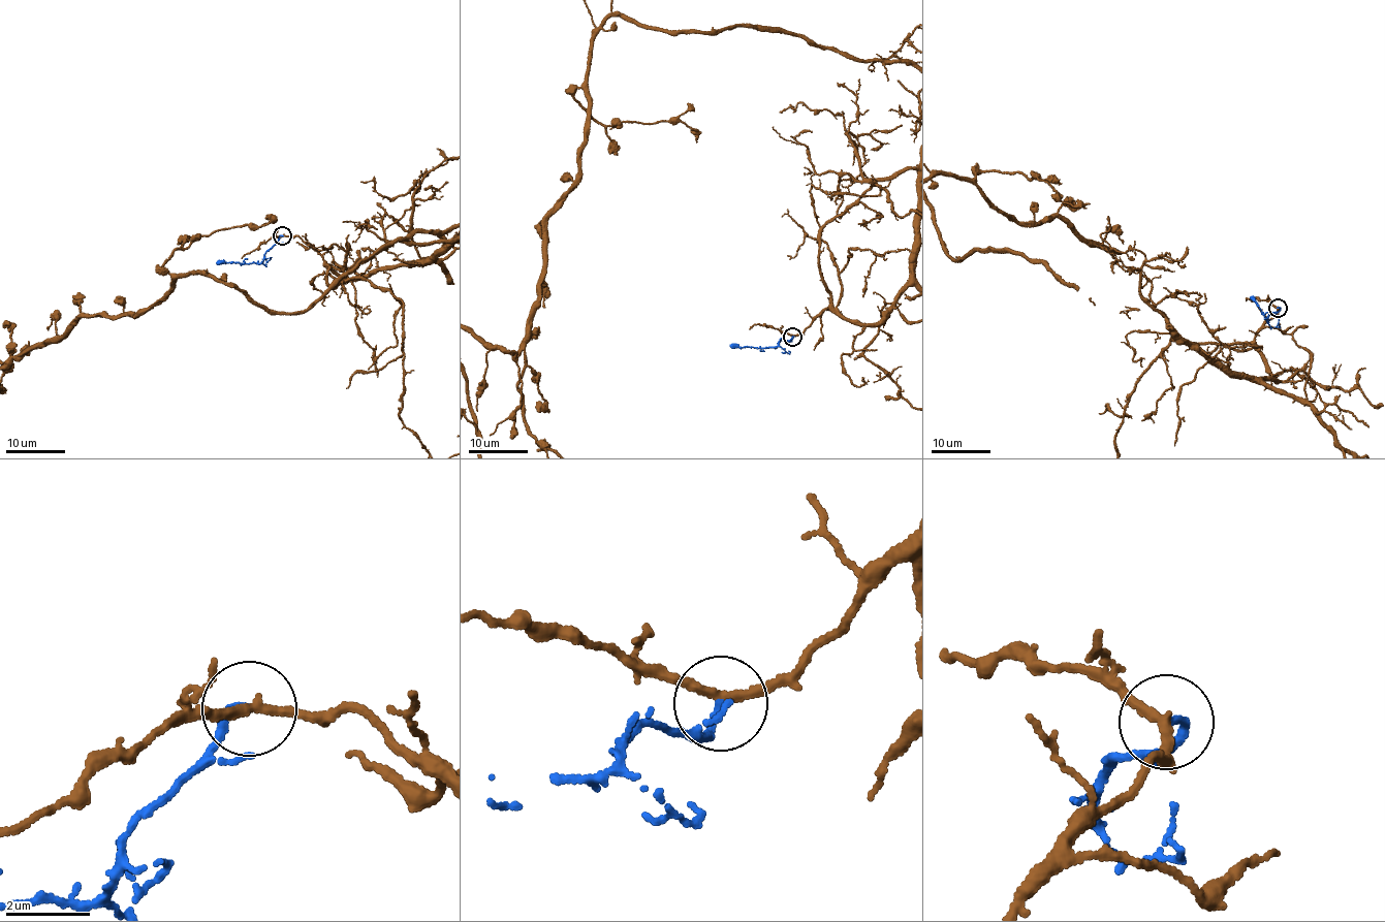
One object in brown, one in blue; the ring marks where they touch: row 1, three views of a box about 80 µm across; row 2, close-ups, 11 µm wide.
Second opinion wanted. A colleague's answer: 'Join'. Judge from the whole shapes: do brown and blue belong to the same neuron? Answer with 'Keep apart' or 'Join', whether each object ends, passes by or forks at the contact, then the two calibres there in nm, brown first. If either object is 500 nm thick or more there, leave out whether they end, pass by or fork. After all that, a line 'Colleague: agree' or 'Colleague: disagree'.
Keep apart. At the ring brown passes by. At the ring blue ends. Thickness 220 nm (brown) against 150 nm
Colleague: disagree

